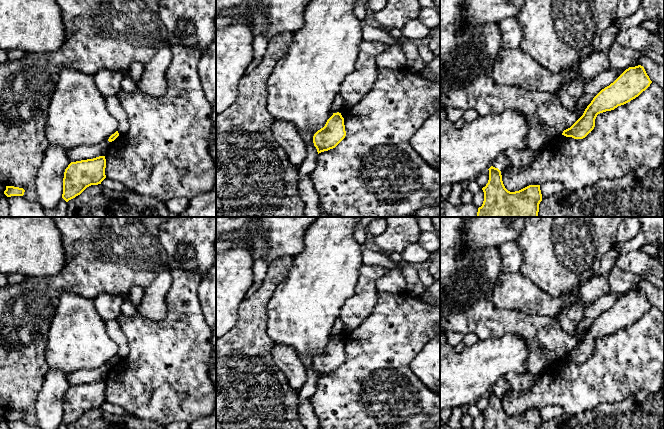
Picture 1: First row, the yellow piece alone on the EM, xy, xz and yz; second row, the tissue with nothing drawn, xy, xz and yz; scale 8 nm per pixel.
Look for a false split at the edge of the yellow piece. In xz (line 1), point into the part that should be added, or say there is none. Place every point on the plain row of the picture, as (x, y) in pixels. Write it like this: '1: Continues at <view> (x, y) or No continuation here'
1: No continuation here

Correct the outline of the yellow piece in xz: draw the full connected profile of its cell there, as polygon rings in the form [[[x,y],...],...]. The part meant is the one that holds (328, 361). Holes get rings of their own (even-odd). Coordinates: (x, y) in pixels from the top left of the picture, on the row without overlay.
[[[333,337],[325,350],[313,360],[318,378],[335,372],[346,360],[344,342],[341,337]]]

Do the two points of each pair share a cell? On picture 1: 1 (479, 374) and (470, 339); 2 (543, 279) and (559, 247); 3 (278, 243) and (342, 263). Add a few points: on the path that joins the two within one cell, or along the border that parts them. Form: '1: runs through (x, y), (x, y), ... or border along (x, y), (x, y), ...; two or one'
1: border along (478, 339), (472, 345), (465, 347); two
2: runs through (551, 271), (555, 267), (558, 255); one
3: border along (308, 228), (304, 236), (304, 248), (293, 258); two

